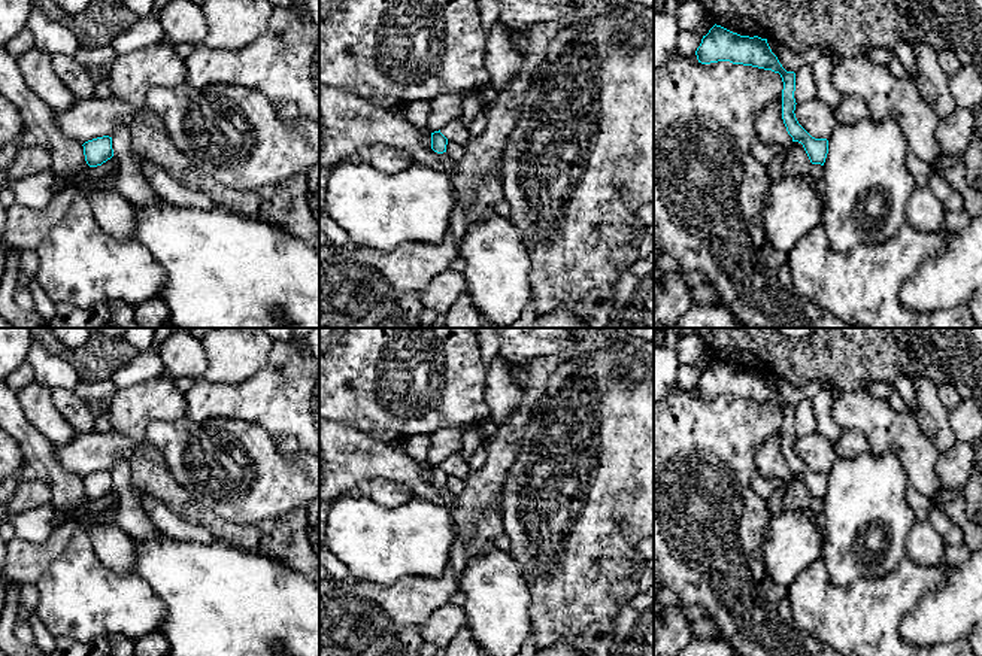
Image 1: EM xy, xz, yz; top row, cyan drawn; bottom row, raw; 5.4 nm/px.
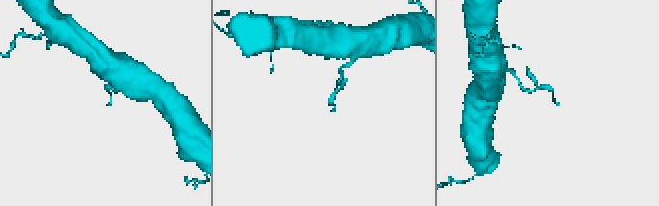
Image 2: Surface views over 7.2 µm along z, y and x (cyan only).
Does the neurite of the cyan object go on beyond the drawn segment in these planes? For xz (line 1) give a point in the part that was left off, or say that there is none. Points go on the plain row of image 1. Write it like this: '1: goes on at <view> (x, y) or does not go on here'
1: does not go on here

